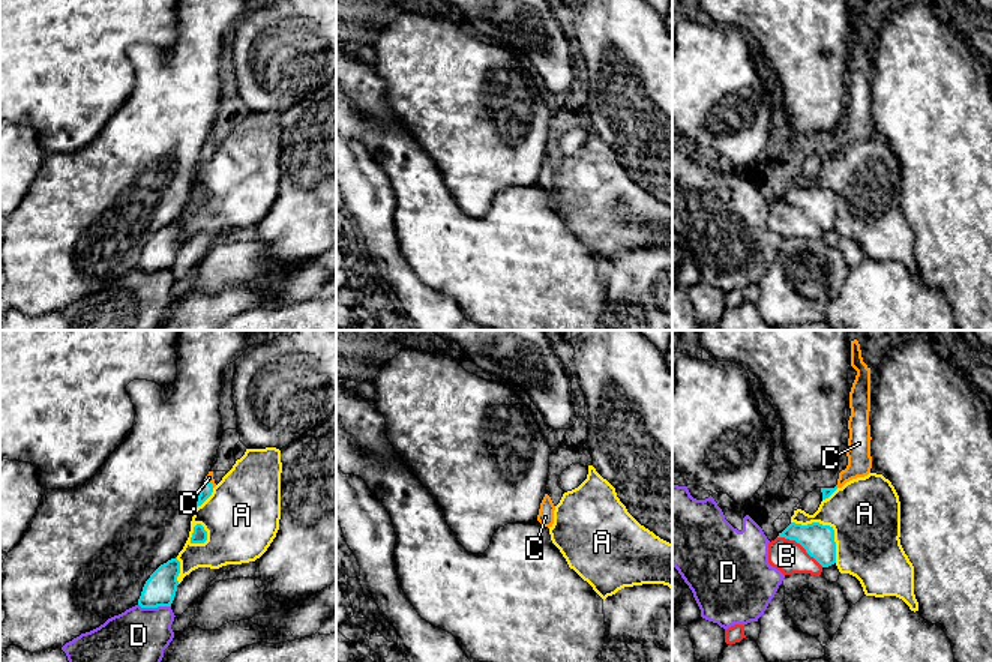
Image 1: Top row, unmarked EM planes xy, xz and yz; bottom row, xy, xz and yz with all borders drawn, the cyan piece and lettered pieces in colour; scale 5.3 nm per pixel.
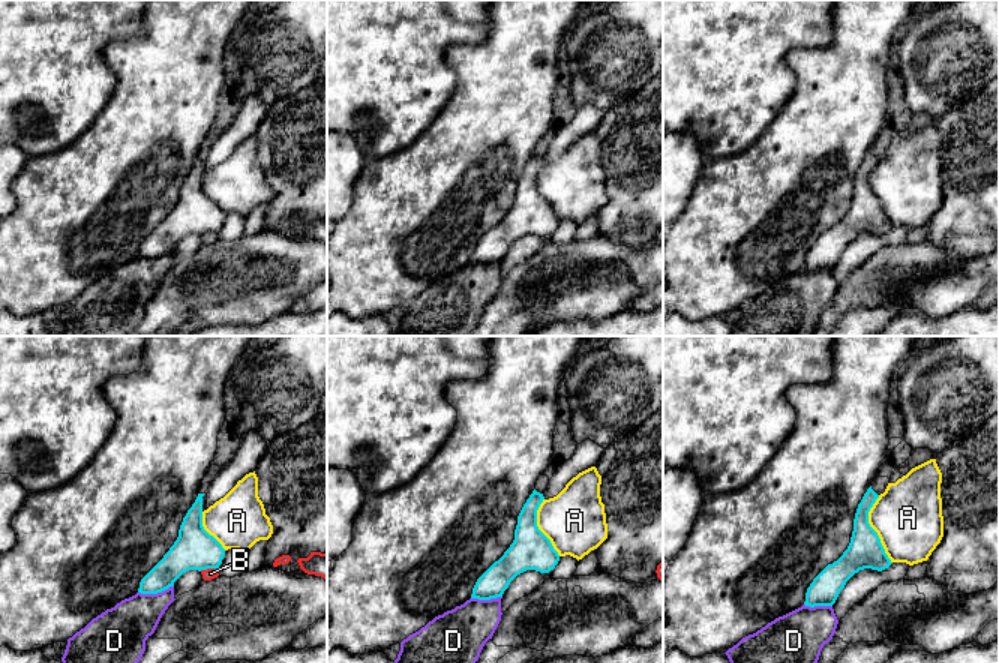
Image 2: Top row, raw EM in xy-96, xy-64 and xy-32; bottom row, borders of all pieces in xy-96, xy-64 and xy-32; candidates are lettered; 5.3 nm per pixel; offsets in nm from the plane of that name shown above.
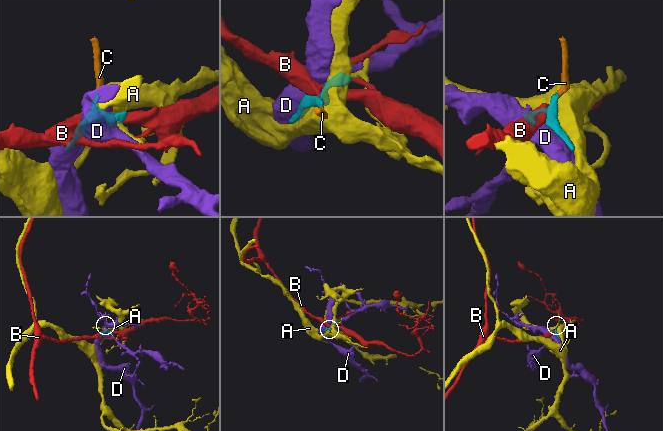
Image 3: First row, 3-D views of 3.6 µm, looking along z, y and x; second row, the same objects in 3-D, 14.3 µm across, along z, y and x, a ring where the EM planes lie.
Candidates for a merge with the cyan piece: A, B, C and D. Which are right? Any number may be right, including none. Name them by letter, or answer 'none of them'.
C

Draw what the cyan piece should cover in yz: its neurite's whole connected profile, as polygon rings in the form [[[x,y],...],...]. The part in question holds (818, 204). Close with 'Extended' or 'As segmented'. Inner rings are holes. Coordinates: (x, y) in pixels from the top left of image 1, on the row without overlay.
[[[791,186],[777,201],[800,207],[822,231],[836,227],[834,194],[830,189],[819,186],[807,189]]]. As segmented

